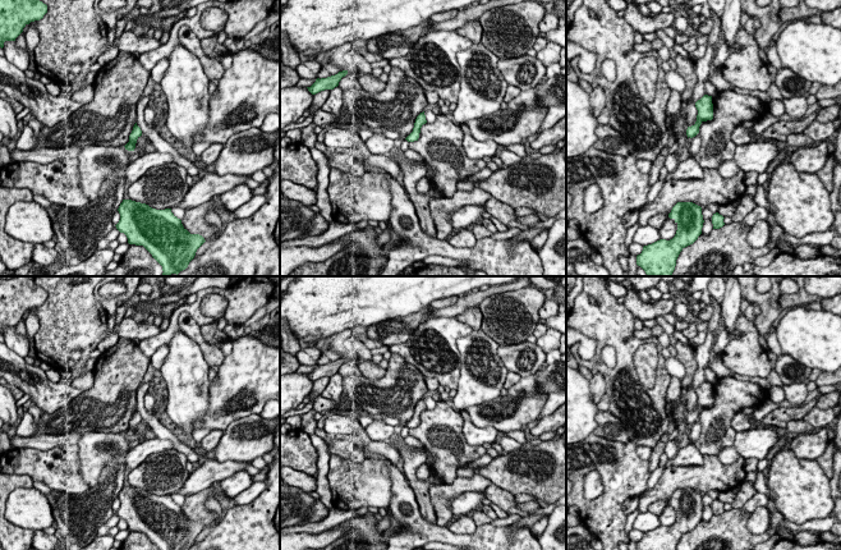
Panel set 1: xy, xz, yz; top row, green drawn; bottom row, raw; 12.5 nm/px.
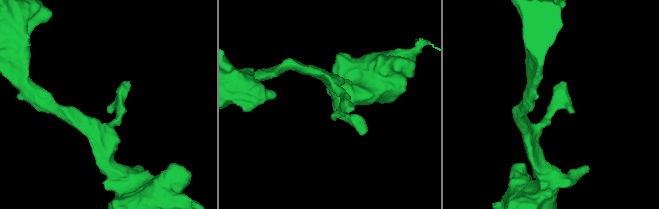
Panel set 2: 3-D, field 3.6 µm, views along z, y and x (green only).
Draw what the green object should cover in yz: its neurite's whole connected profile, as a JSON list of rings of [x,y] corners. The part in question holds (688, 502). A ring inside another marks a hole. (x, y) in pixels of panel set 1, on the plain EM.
[[[677,489],[668,504],[677,510],[675,523],[644,532],[642,540],[637,542],[637,550],[676,550],[680,538],[702,521],[704,507],[700,492],[693,489]]]

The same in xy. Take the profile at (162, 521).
[[[123,486],[118,498],[120,507],[115,512],[116,515],[127,522],[129,531],[143,532],[158,550],[189,550],[194,545],[197,536],[206,528],[202,522],[190,521],[183,513],[181,507],[171,499],[171,495],[156,496],[146,490]]]

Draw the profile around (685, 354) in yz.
[[[676,340],[675,349],[677,352],[676,358],[685,367],[685,376],[680,380],[684,393],[693,386],[693,377],[698,368],[695,359],[695,349],[693,349],[688,343],[684,344],[680,340]]]

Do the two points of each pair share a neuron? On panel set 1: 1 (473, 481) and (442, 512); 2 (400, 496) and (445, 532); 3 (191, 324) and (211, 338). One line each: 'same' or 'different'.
1: same
2: same
3: different

